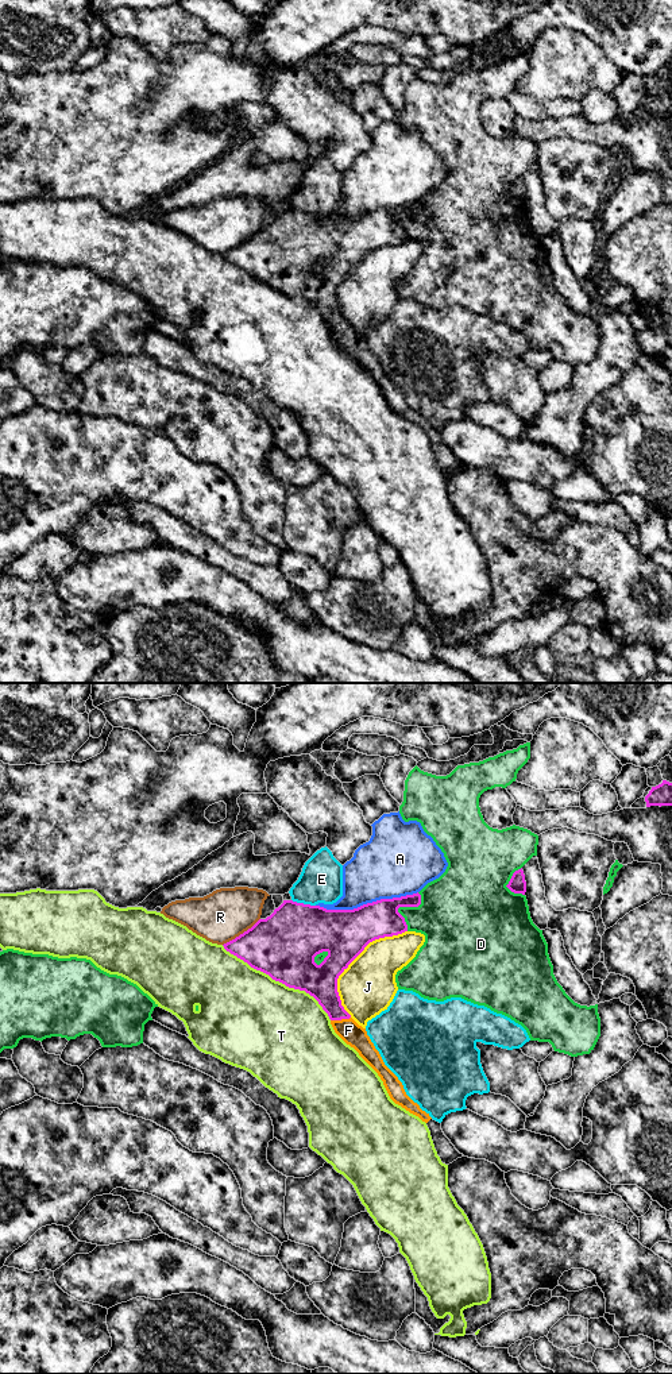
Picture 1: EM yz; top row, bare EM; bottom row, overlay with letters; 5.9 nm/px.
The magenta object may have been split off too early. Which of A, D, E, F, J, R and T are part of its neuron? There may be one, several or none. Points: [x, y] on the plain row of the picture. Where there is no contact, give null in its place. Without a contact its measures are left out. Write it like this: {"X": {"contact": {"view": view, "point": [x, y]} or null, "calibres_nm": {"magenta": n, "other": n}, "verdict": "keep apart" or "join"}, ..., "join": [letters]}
{"A": {"contact": {"view": "yz", "point": [367, 212]}, "calibres_nm": {"magenta": 280, "other": 380}, "verdict": "keep apart"}, "D": {"contact": {"view": "yz", "point": [404, 215]}, "calibres_nm": {"magenta": 220, "other": 320}, "verdict": "keep apart"}, "E": {"contact": {"view": "yz", "point": [302, 212]}, "calibres_nm": {"magenta": 380, "other": 260}, "verdict": "keep apart"}, "F": {"contact": {"view": "yz", "point": [340, 328]}, "calibres_nm": {"magenta": 190, "other": 140}, "verdict": "join"}, "J": {"contact": {"view": "yz", "point": [352, 269]}, "calibres_nm": {"magenta": 280, "other": 340}, "verdict": "keep apart"}, "R": {"contact": {"view": "yz", "point": [240, 243]}, "calibres_nm": {"magenta": 380, "other": 300}, "verdict": "keep apart"}, "T": {"contact": {"view": "yz", "point": [278, 289]}, "calibres_nm": {"magenta": 400, "other": 480}, "verdict": "keep apart"}, "join": ["F"]}

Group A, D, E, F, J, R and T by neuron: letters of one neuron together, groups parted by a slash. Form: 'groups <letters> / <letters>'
groups A / D / E / F / J / R / T

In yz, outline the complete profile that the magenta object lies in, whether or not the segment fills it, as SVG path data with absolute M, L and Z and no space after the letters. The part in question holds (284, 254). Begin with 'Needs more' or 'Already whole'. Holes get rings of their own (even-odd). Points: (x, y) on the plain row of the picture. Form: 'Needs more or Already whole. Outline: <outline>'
Needs more. Outline: M413 202L393 208L381 208L363 213L354 219L327 219L320 215L283 209L266 228L259 228L251 238L224 252L224 258L247 271L251 277L269 283L273 289L289 297L305 300L313 305L328 323L335 341L378 382L390 408L418 425L426 432L430 445L445 474L461 467L451 449L444 444L441 432L433 429L405 401L398 386L385 374L379 360L375 358L366 337L359 335L341 314L337 301L337 287L348 274L364 259L364 256L379 247L393 246L408 240L405 227L398 221L399 216L418 216L421 204Z

